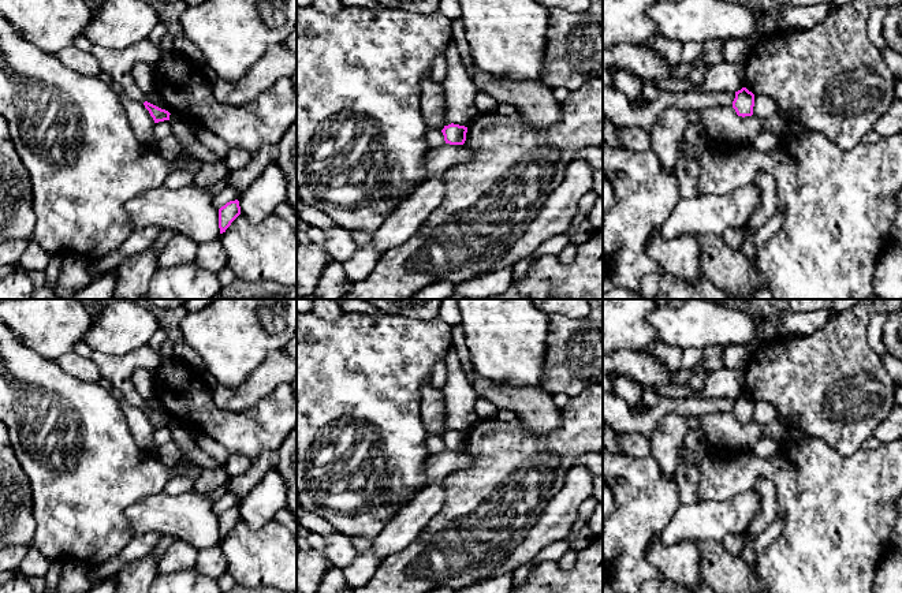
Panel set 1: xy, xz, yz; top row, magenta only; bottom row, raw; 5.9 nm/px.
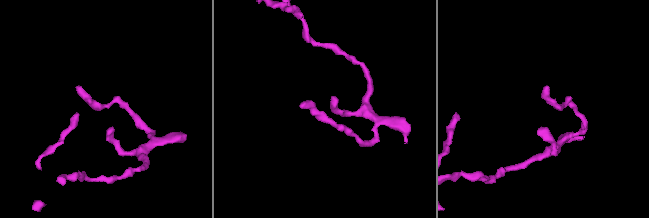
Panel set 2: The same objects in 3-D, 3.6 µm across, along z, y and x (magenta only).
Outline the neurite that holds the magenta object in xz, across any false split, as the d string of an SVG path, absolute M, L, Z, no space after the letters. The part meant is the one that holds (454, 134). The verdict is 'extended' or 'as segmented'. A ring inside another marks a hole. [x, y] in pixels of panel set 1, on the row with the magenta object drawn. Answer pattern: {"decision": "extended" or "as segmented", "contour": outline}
{"decision": "as segmented", "contour": "M448 124L441 130L446 143L463 145L466 141L467 127L459 124Z"}

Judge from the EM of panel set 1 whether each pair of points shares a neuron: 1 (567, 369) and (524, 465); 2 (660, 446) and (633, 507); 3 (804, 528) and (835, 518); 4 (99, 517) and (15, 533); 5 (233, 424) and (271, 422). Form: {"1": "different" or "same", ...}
{"1": "different", "2": "different", "3": "same", "4": "different", "5": "same"}

